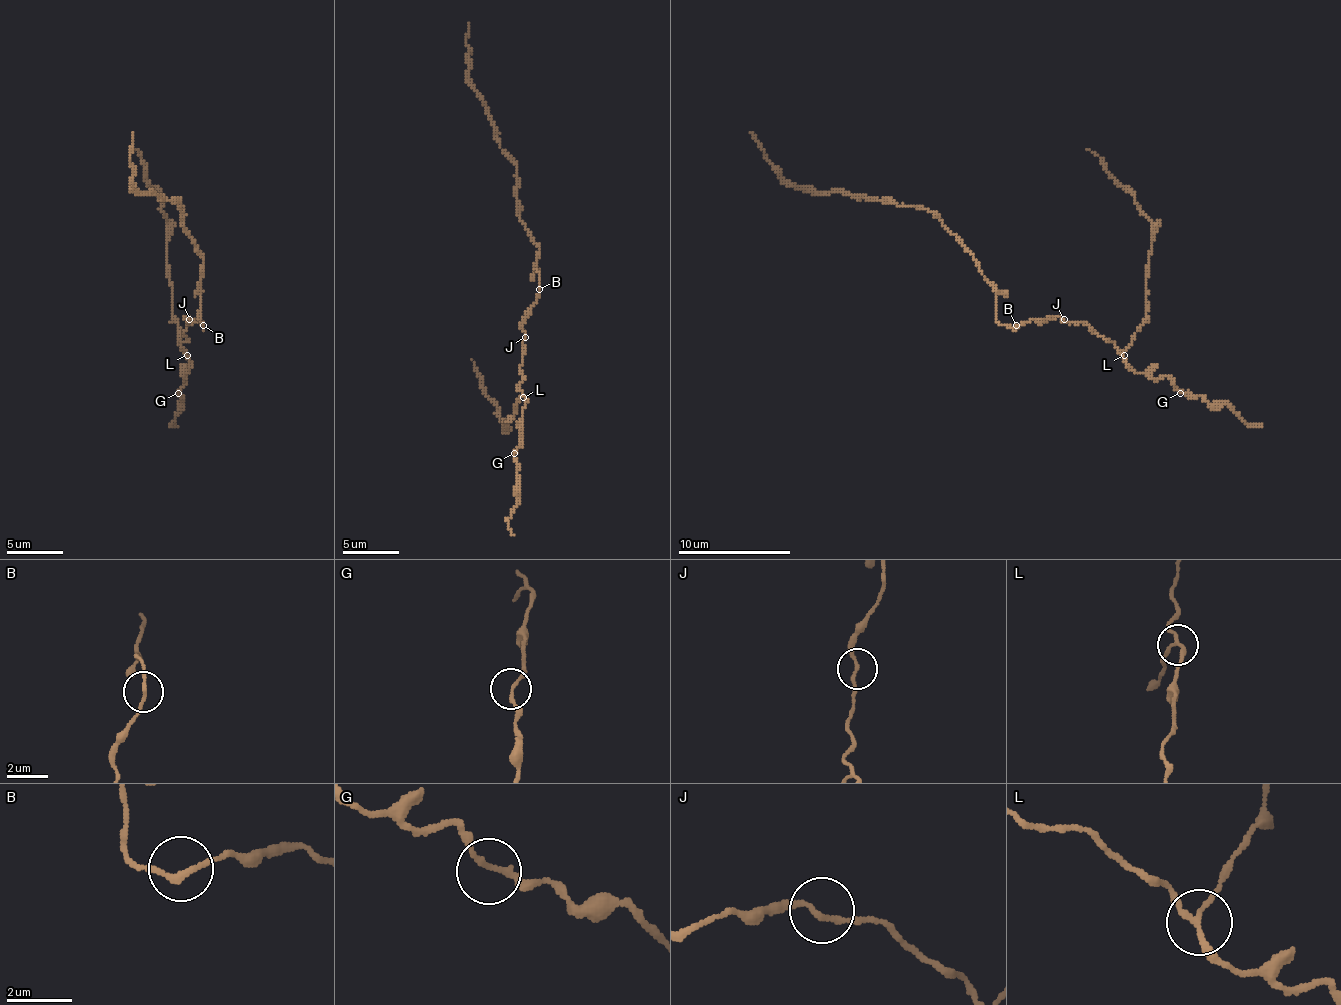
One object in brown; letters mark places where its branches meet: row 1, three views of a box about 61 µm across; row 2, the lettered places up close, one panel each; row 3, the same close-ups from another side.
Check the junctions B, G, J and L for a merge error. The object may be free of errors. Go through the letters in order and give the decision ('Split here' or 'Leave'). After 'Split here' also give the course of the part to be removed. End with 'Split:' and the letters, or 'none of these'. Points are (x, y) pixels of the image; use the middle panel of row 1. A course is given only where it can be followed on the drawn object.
B: Leave
G: Leave
J: Leave
L: Split here. Course of the part to remove: (522, 396), (511, 419), (505, 419), (503, 427), (497, 413), (500, 408), (486, 393), (483, 379), (471, 359)
Split: L

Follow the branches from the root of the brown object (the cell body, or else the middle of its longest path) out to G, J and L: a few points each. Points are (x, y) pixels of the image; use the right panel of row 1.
G: (1016, 328), (1052, 316), (1086, 322), (1137, 373), (1166, 376), (1180, 393)
J: (1016, 328), (1033, 319), (1052, 316), (1064, 319)
L: (1016, 328), (1033, 319), (1052, 316), (1067, 322), (1086, 322), (1101, 336), (1109, 339), (1123, 356)

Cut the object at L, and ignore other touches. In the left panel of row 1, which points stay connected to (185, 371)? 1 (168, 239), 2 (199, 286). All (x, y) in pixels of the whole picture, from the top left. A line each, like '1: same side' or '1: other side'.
1: other side
2: same side

